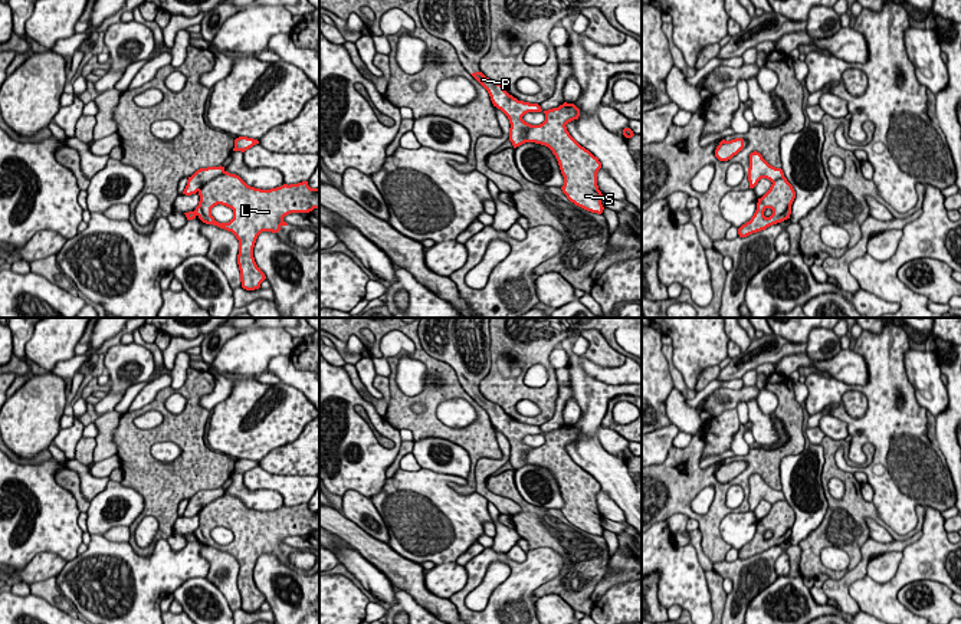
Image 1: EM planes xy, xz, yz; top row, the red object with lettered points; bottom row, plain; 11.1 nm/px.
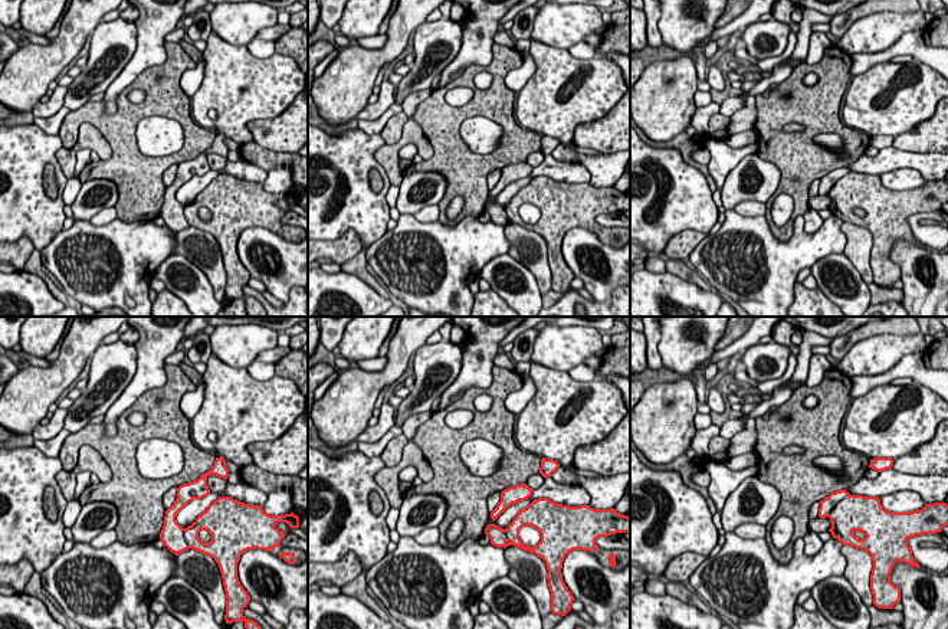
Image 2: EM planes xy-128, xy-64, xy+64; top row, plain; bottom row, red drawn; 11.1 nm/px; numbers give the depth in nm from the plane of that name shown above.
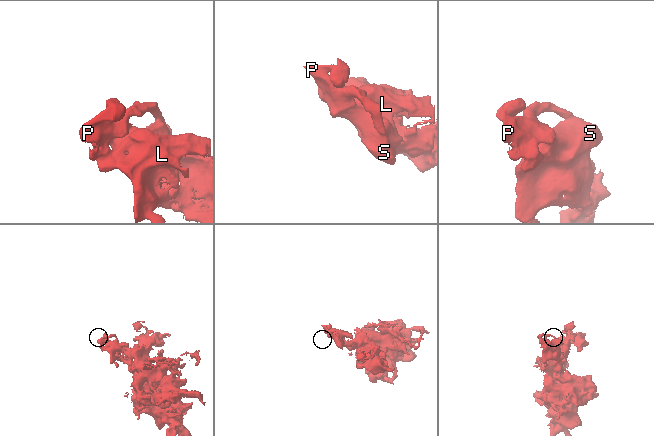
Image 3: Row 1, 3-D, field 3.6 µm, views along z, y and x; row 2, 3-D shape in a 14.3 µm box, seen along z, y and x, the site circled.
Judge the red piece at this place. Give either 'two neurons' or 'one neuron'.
two neurons

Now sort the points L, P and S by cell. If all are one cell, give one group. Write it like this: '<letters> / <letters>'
L S / P

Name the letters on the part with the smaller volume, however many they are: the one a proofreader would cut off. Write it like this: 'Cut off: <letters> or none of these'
Cut off: P

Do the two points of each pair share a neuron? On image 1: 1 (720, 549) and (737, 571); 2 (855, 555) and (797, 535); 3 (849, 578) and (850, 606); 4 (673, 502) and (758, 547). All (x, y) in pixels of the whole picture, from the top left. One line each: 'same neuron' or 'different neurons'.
1: same neuron
2: different neurons
3: same neuron
4: same neuron

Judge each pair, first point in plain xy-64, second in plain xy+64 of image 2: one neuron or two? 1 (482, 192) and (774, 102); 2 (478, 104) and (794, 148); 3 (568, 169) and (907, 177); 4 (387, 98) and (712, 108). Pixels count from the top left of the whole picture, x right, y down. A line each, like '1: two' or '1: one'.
1: one
2: one
3: one
4: one

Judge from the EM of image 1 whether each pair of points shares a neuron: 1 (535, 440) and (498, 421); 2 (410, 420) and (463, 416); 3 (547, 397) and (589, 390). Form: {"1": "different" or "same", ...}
{"1": "different", "2": "different", "3": "different"}

